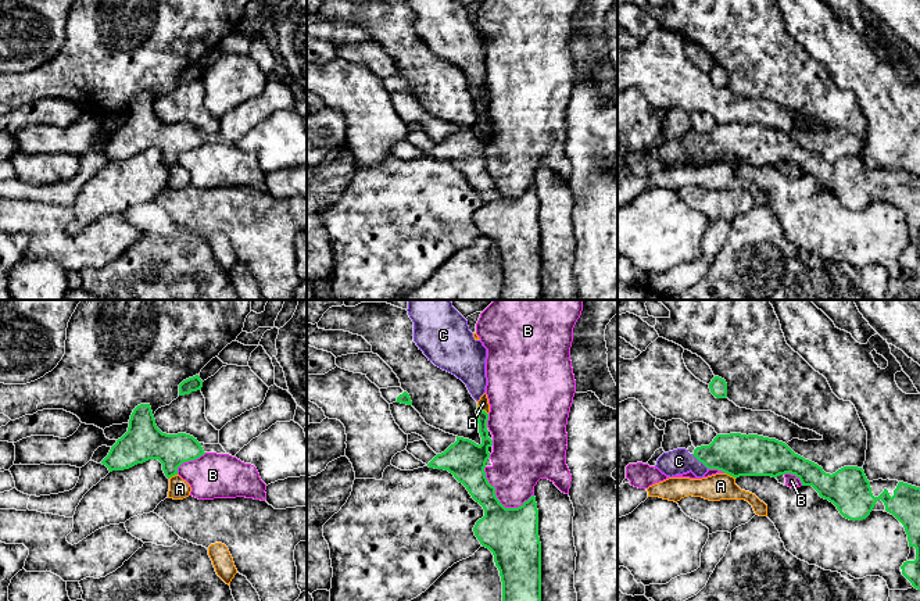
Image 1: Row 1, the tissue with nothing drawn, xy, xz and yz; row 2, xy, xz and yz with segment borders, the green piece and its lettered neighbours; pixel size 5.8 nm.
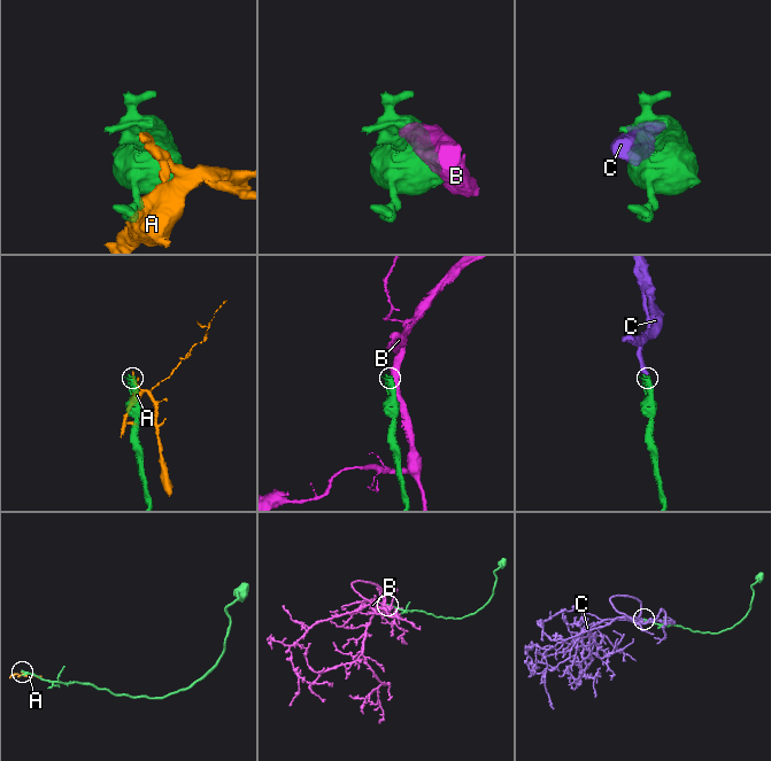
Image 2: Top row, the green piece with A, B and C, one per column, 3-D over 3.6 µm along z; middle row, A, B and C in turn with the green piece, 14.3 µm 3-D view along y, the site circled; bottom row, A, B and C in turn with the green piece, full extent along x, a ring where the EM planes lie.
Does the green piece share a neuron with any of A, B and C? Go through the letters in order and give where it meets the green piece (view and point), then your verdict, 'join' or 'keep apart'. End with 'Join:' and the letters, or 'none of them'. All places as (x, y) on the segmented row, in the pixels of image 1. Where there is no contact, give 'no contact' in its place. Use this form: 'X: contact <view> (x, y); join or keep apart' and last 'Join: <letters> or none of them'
A: contact yz (730, 475); keep apart
B: contact xz (498, 501); keep apart
C: contact yz (700, 461); join
Join: C

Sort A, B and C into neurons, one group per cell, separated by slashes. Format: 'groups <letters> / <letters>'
groups A / B / C

